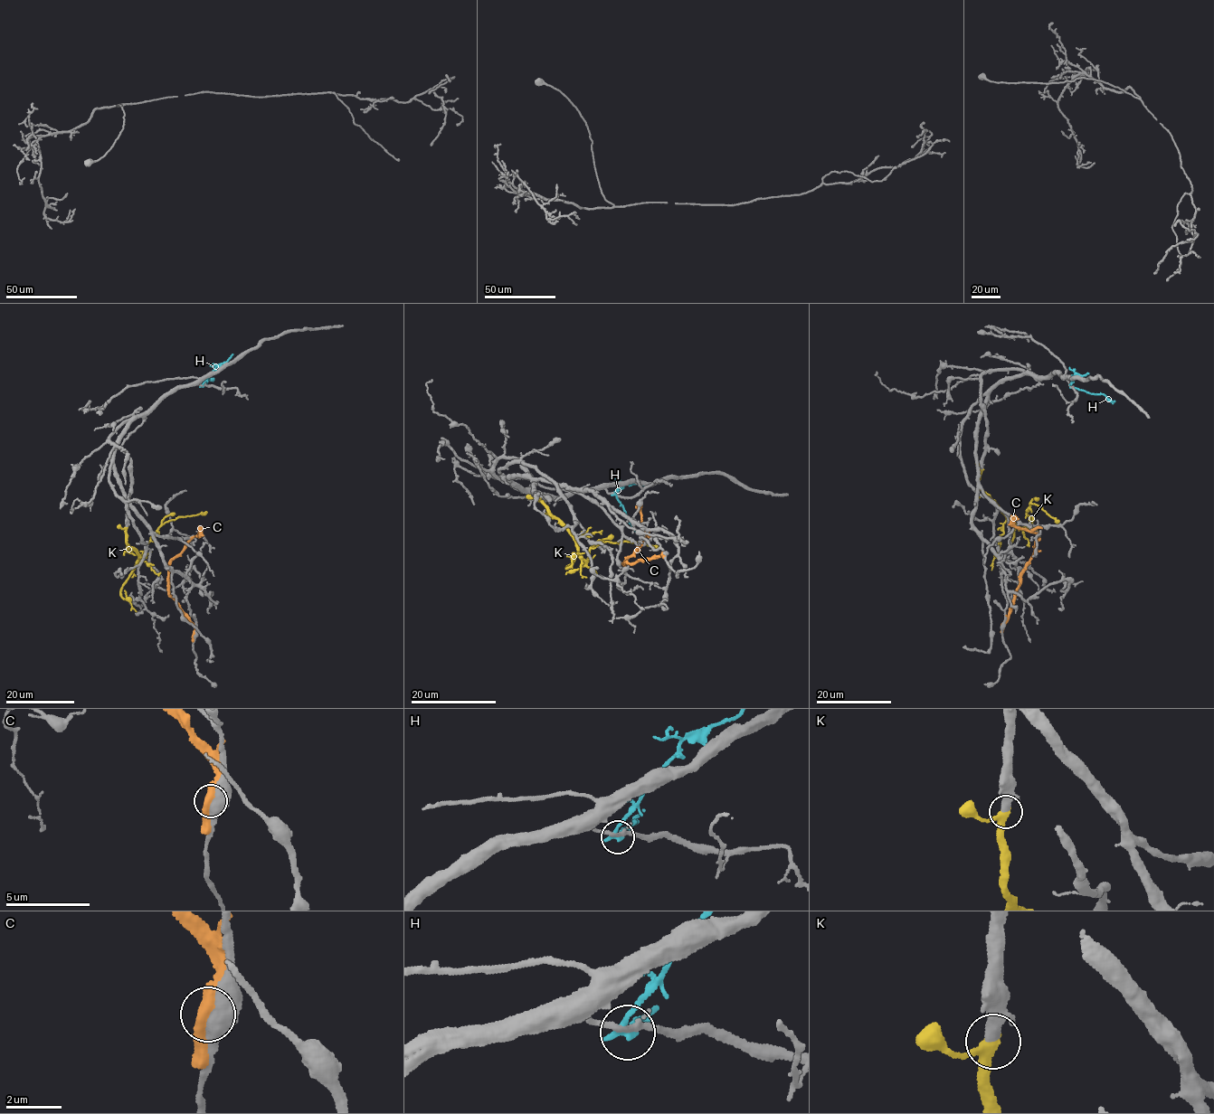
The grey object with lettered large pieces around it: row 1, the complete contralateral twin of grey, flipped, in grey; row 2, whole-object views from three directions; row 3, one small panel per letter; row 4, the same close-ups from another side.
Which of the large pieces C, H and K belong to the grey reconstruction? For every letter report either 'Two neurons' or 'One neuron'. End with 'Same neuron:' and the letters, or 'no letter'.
C: Two neurons
H: Two neurons
K: One neuron
Same neuron: K

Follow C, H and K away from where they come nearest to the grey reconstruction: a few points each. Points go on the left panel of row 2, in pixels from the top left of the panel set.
C: (194, 634), (194, 626), (169, 593), (167, 578), (170, 562), (190, 538), (198, 537), (201, 526)
H: (203, 386), (215, 366), (228, 362), (233, 354)
K: (127, 527), (127, 545), (137, 553), (139, 561), (150, 537), (162, 524), (179, 516), (206, 511)

